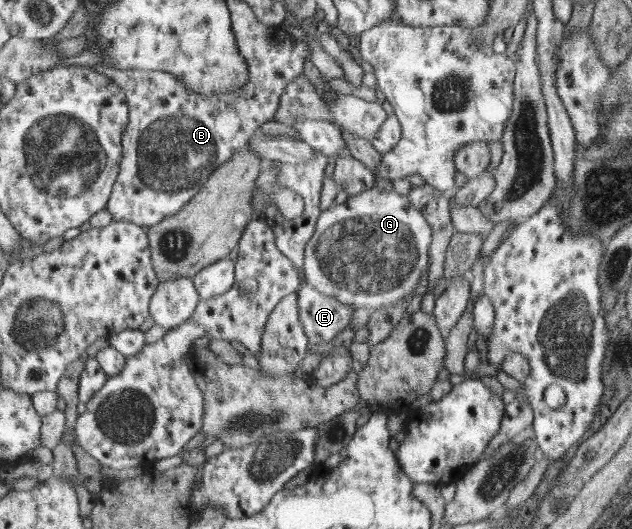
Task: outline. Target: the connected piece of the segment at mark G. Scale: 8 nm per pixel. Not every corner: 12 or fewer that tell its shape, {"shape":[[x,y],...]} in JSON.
{"shape":[[372,187],[322,211],[305,280],[370,313],[414,296],[430,222]]}

